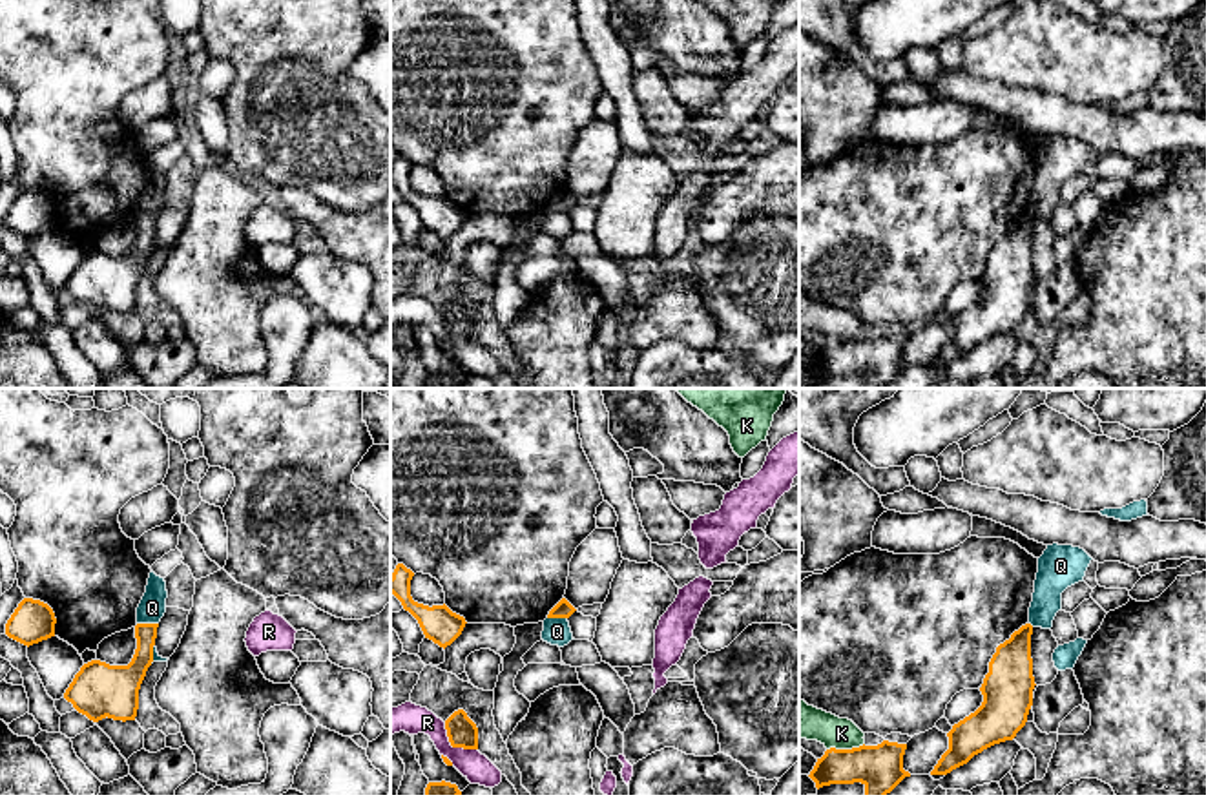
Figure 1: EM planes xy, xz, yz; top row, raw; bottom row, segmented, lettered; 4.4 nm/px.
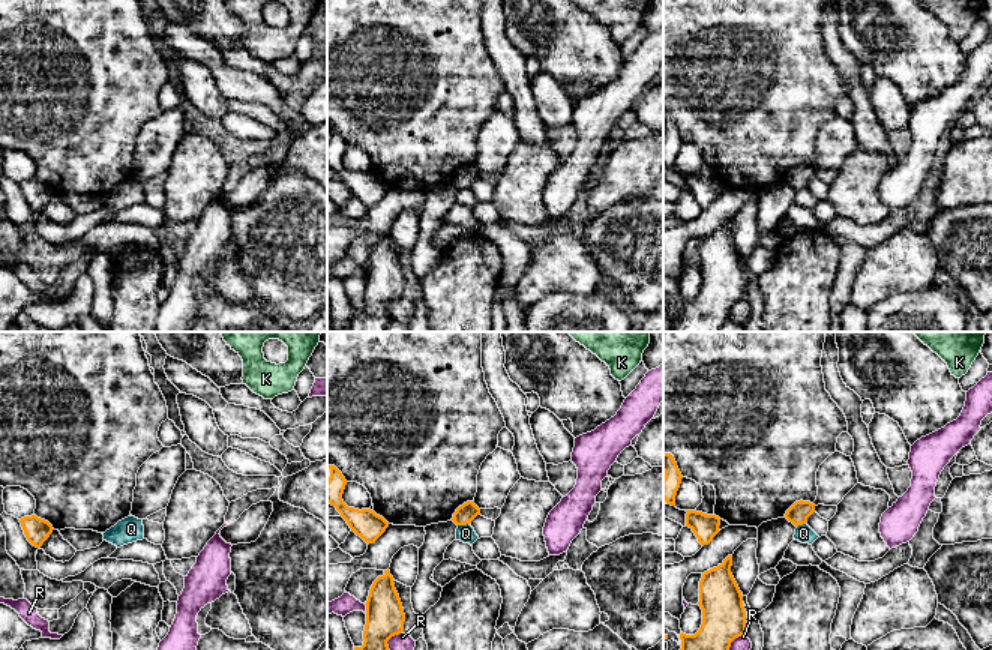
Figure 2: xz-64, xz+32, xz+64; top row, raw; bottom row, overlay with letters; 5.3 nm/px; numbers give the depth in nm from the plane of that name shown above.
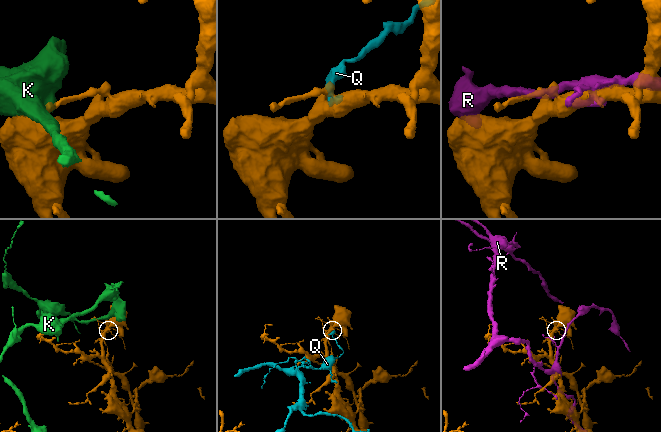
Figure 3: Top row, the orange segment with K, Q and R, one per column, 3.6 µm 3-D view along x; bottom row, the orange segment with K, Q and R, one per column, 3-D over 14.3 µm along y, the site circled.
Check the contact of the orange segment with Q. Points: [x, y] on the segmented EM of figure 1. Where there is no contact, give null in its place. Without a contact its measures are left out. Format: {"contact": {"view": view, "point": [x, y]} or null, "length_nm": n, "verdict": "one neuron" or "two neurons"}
{"contact": {"view": "xy", "point": [148, 624]}, "length_nm": 100, "verdict": "two neurons"}

